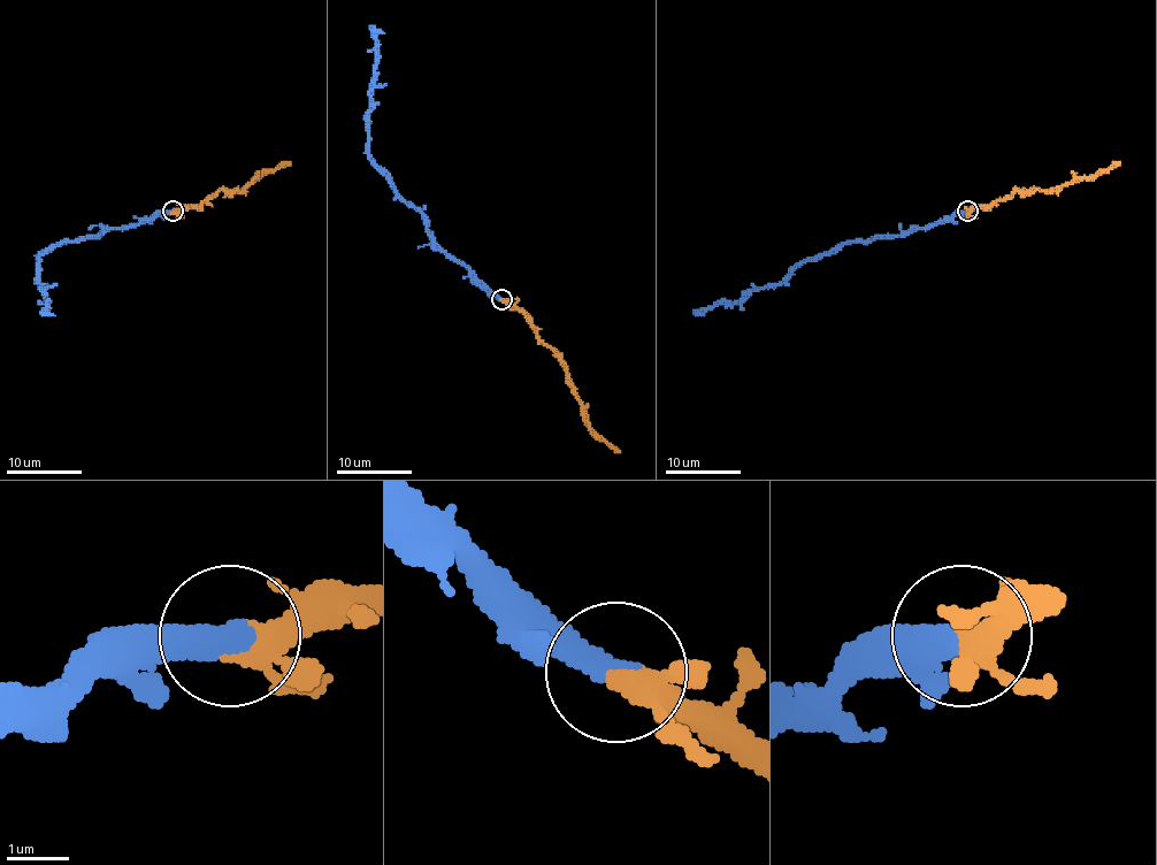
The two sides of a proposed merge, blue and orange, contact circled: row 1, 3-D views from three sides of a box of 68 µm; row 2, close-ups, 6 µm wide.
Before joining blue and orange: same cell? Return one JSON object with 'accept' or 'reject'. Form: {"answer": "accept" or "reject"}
{"answer": "accept"}

